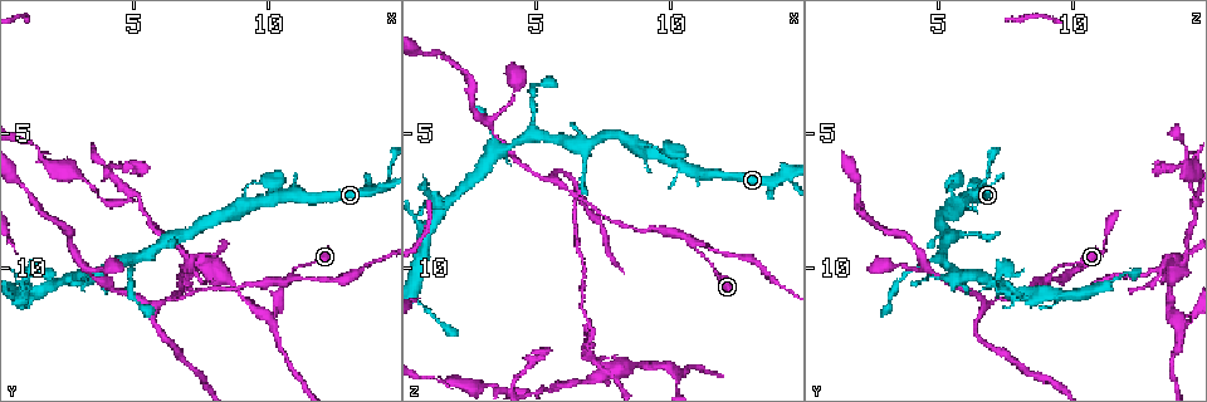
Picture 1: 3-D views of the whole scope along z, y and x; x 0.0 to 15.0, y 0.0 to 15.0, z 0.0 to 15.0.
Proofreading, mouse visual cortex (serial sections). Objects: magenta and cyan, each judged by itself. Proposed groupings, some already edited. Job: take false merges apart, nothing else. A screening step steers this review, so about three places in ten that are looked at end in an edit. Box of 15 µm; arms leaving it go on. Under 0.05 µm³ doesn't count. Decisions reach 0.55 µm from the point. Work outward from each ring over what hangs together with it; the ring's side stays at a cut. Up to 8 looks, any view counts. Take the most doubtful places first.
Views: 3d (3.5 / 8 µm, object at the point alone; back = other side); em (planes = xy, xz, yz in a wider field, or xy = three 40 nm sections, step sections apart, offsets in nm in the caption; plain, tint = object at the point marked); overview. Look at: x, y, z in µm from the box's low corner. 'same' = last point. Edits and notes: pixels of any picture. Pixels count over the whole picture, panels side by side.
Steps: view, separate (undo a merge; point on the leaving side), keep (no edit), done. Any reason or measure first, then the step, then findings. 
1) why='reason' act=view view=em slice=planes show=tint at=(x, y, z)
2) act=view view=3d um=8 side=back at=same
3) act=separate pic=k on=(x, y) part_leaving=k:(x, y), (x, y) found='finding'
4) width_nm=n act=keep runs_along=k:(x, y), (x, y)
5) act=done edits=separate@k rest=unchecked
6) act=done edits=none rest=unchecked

why='abrupt turn' act=view view=3d um=3.5 at=(10.9, 10.3, 9.2)

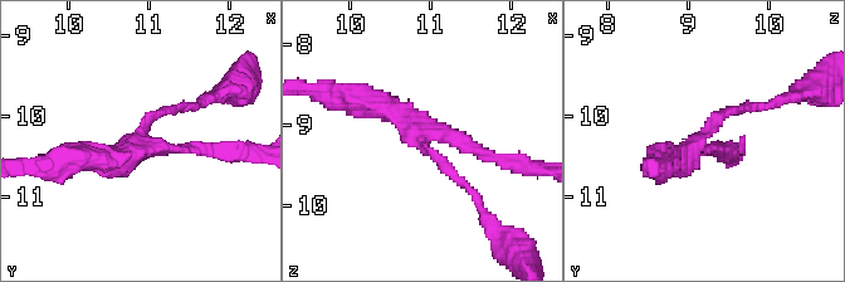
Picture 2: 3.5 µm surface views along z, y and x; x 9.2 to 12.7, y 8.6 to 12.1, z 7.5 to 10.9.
act=view view=em slice=xy step=5 show=plain at=(10.85, 10.25, 9.15)

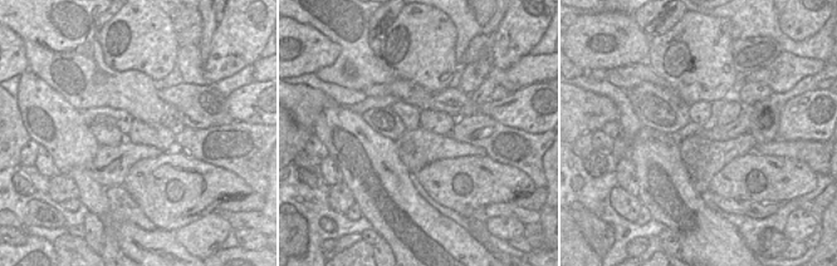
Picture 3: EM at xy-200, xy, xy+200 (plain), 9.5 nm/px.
why='where the object lies' act=view view=em slice=xy step=5 show=tint at=same

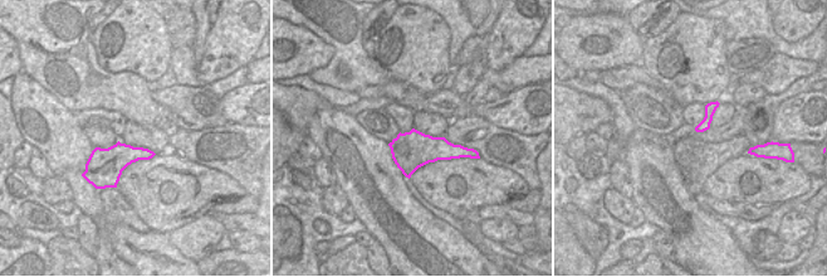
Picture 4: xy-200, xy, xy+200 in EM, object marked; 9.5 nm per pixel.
arms=3 act=keep runs_along=2:(474, 194), (392, 110), (353, 101) found='one cell here'

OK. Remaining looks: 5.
why='three-way junction' act=view view=3d um=3.5 at=(6.6, 11.2, 7.3)

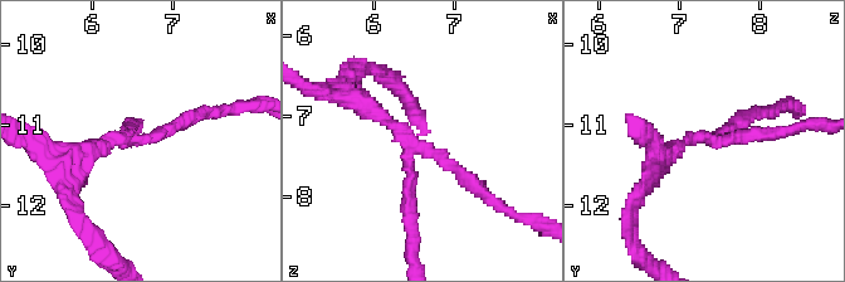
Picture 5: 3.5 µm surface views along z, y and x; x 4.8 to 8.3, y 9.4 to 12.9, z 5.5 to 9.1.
arms=3 arm_widths_nm=150,150,250 act=view view=em slice=xy step=5 show=tint at=(6.55, 11.20, 7.35)

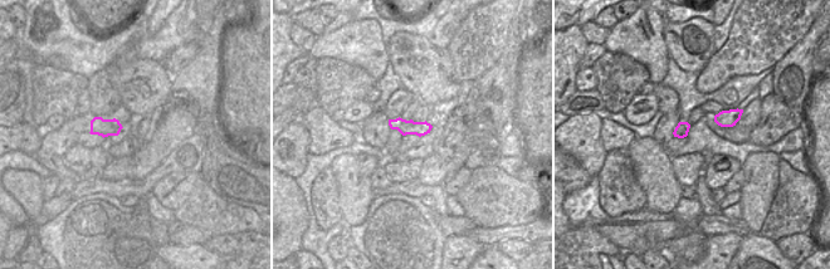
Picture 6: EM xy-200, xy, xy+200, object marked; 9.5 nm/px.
why='another direction' act=view view=em slice=xy step=2 show=tint at=same

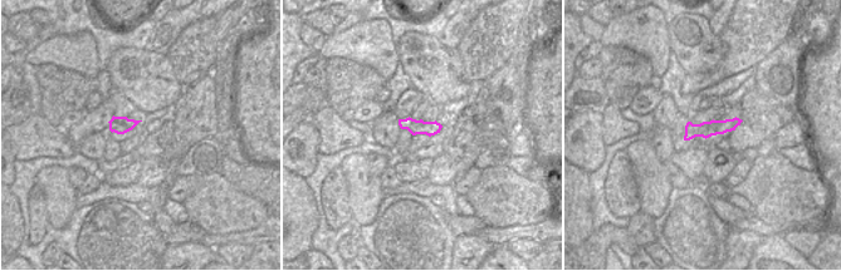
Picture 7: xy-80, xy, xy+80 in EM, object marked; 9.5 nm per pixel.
act=separate pic=5 on=(761, 131) part_leaving=5:(717, 141), (826, 122) found='a second cell is stuck on'

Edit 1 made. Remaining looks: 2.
act=done edits=separate@5 rest=unchecked

